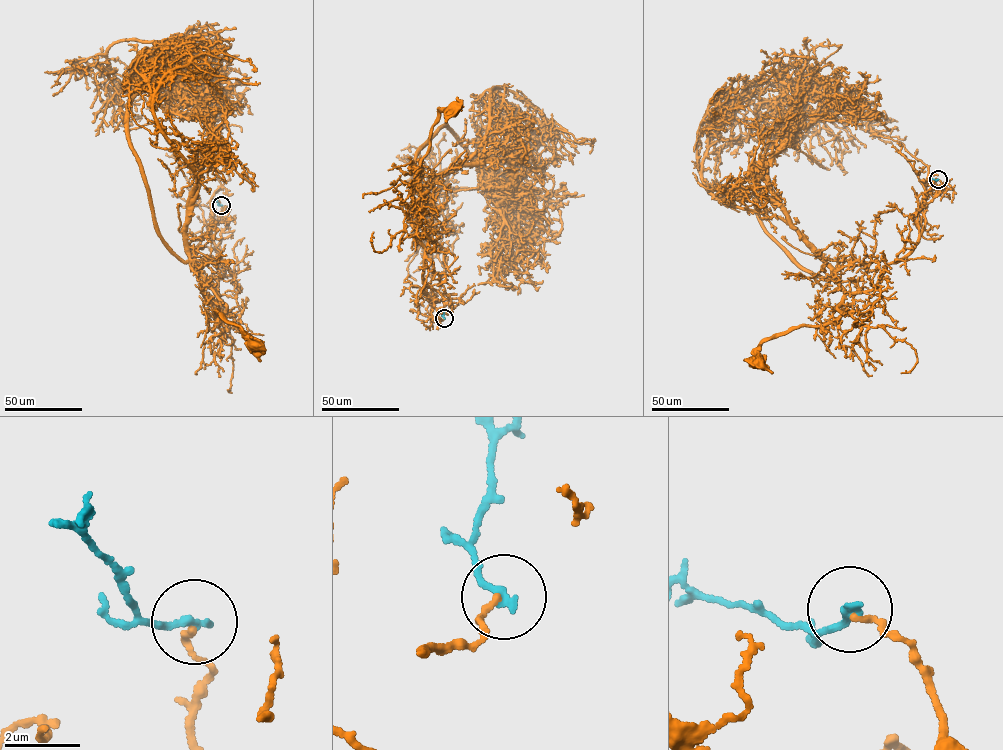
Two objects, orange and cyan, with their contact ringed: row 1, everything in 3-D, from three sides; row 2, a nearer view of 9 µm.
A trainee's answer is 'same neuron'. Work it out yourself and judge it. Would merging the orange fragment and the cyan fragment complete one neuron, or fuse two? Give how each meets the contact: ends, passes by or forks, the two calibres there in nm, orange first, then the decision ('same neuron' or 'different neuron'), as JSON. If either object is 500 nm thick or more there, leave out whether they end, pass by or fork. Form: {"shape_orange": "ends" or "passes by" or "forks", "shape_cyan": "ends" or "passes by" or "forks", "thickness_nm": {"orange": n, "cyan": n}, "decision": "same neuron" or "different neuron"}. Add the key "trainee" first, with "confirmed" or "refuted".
{"trainee": "refuted", "shape_orange": "ends", "shape_cyan": "ends", "thickness_nm": {"orange": 160, "cyan": 240}, "decision": "different neuron"}

